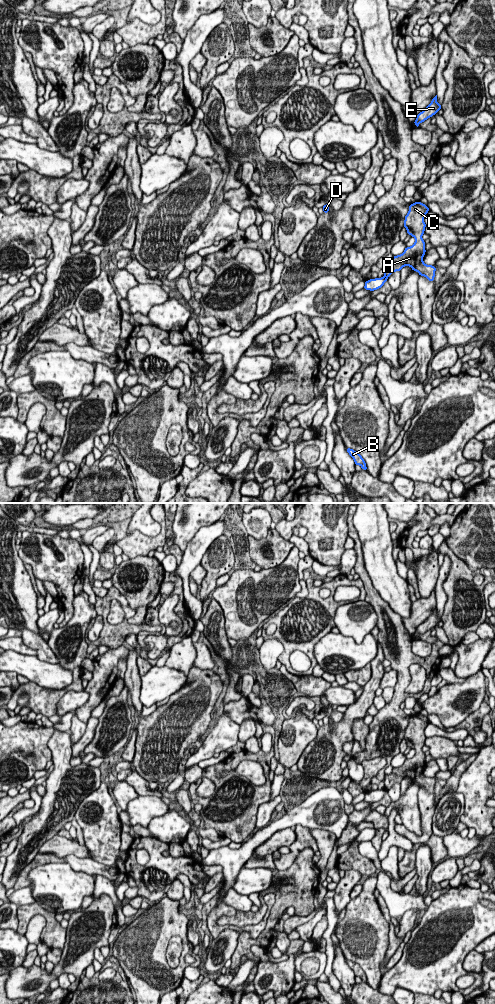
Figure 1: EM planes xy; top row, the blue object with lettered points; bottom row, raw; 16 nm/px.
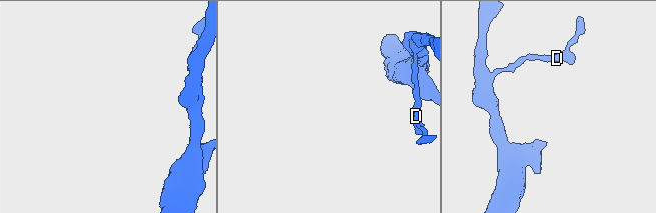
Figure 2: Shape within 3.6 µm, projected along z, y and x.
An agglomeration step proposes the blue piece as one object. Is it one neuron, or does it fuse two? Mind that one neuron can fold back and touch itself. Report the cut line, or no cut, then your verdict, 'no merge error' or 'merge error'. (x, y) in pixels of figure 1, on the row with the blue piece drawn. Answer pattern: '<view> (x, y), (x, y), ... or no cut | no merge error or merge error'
xy (384, 276), (387, 277) | merge error

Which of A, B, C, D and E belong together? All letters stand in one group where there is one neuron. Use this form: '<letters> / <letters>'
A B C / D E

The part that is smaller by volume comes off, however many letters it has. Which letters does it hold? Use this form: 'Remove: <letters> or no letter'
Remove: A, B, C

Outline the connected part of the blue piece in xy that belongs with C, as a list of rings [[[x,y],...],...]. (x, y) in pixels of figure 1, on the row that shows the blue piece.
[[[420,201],[409,206],[409,212],[405,216],[404,227],[407,234],[415,238],[415,243],[406,247],[400,255],[393,256],[390,262],[385,262],[384,275],[391,276],[395,271],[401,271],[404,266],[410,266],[412,271],[417,271],[420,276],[425,276],[429,281],[433,282],[435,277],[435,266],[426,265],[423,262],[425,255],[425,242],[422,239],[426,224],[424,217],[428,213],[429,208]]]

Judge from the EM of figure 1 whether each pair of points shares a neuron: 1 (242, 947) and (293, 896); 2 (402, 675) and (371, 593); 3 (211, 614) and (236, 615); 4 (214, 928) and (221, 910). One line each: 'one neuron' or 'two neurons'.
1: one neuron
2: one neuron
3: two neurons
4: one neuron

